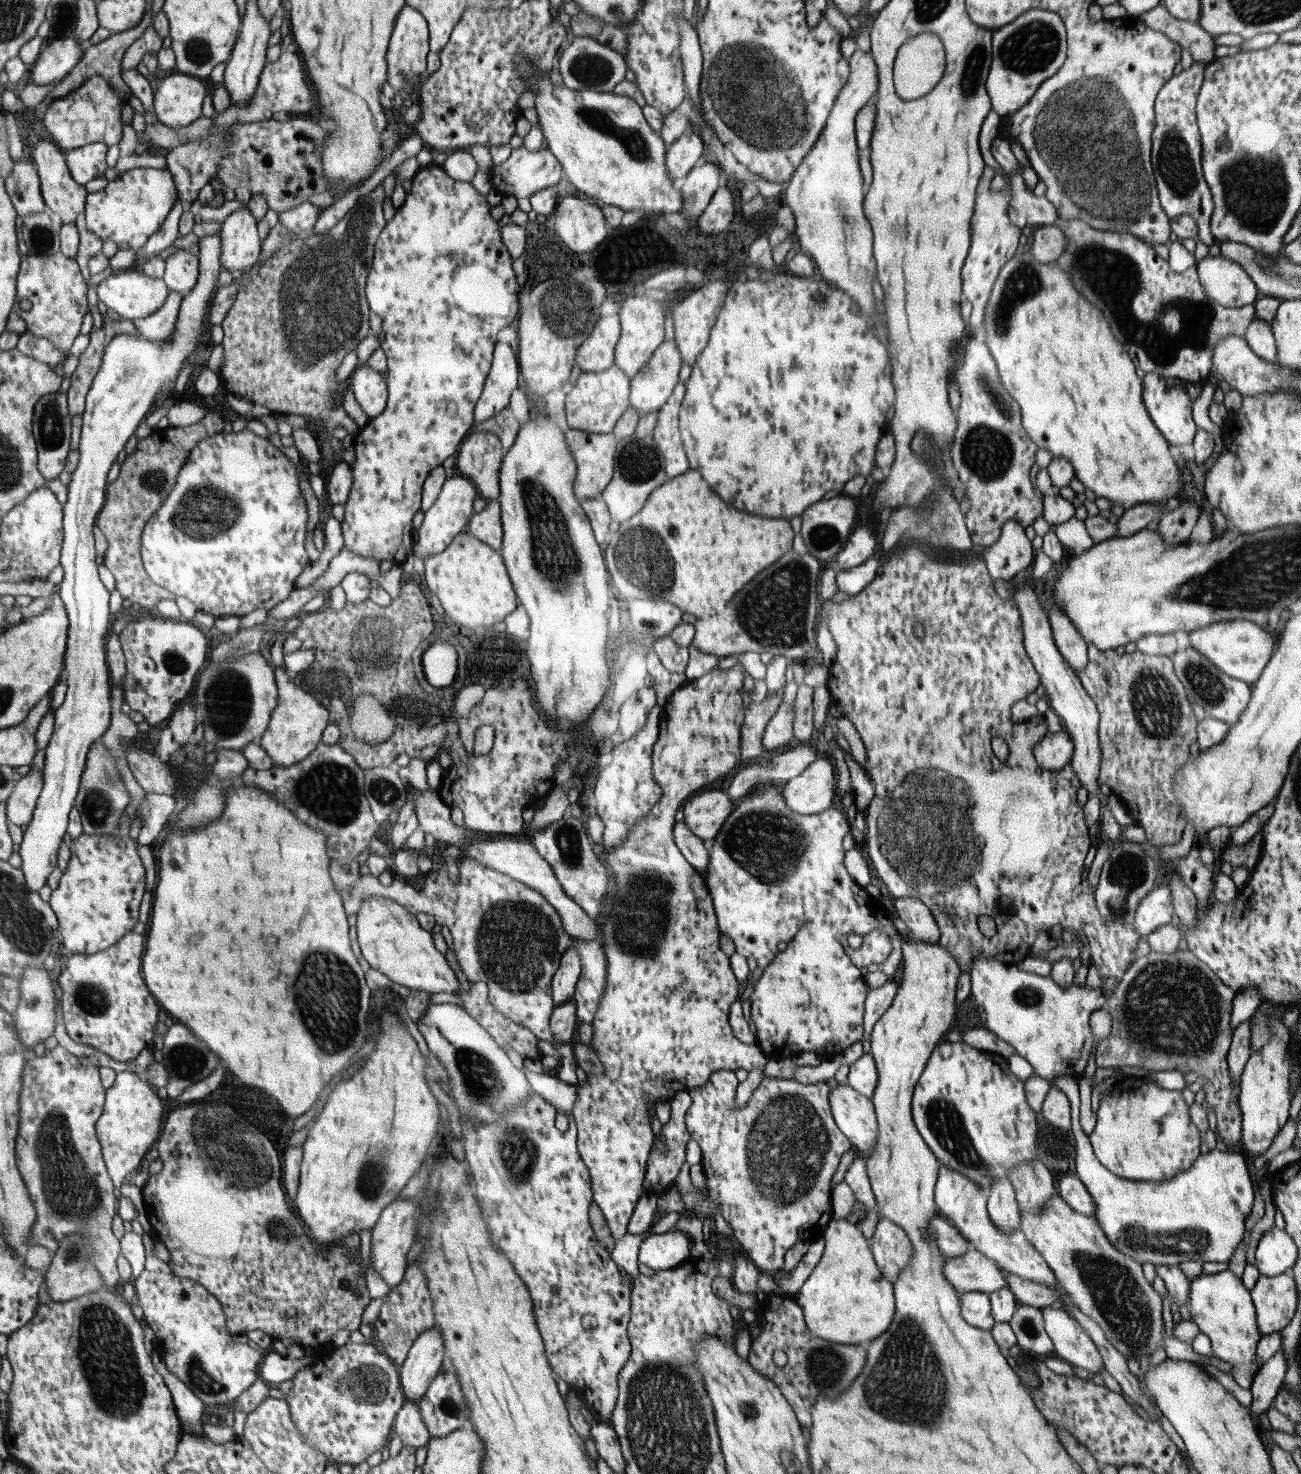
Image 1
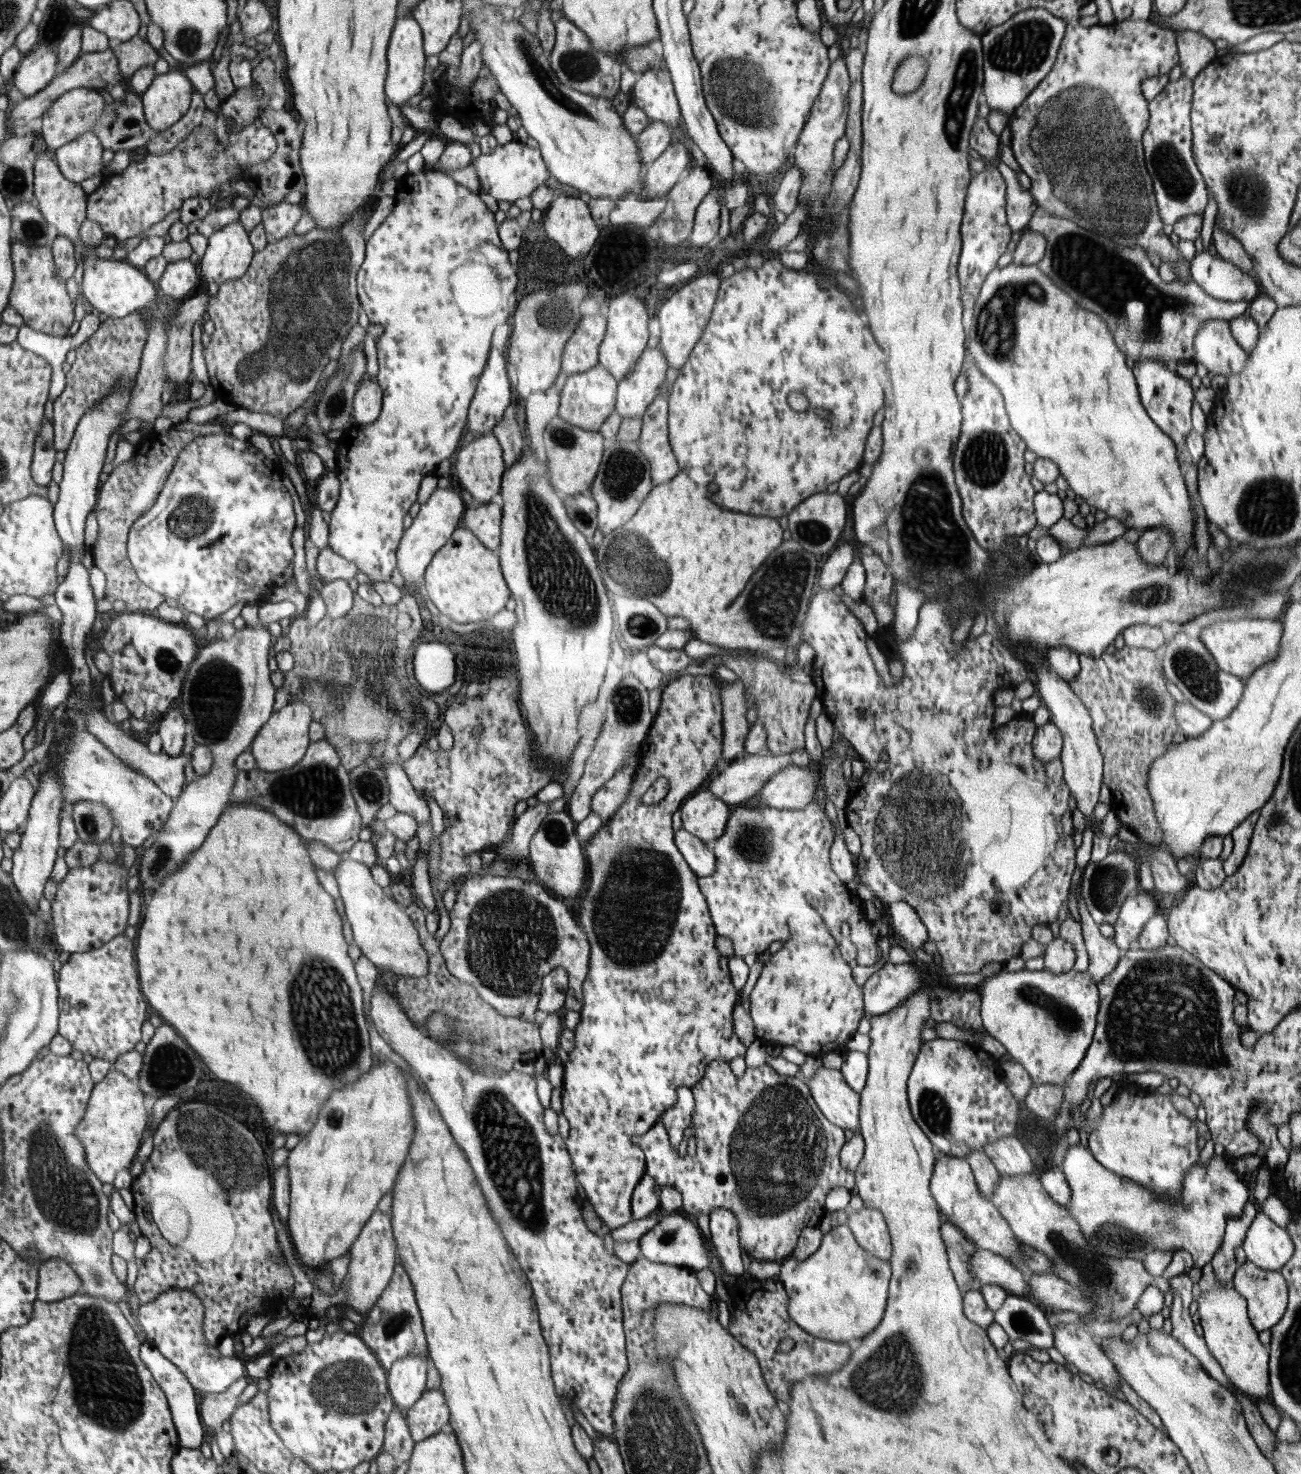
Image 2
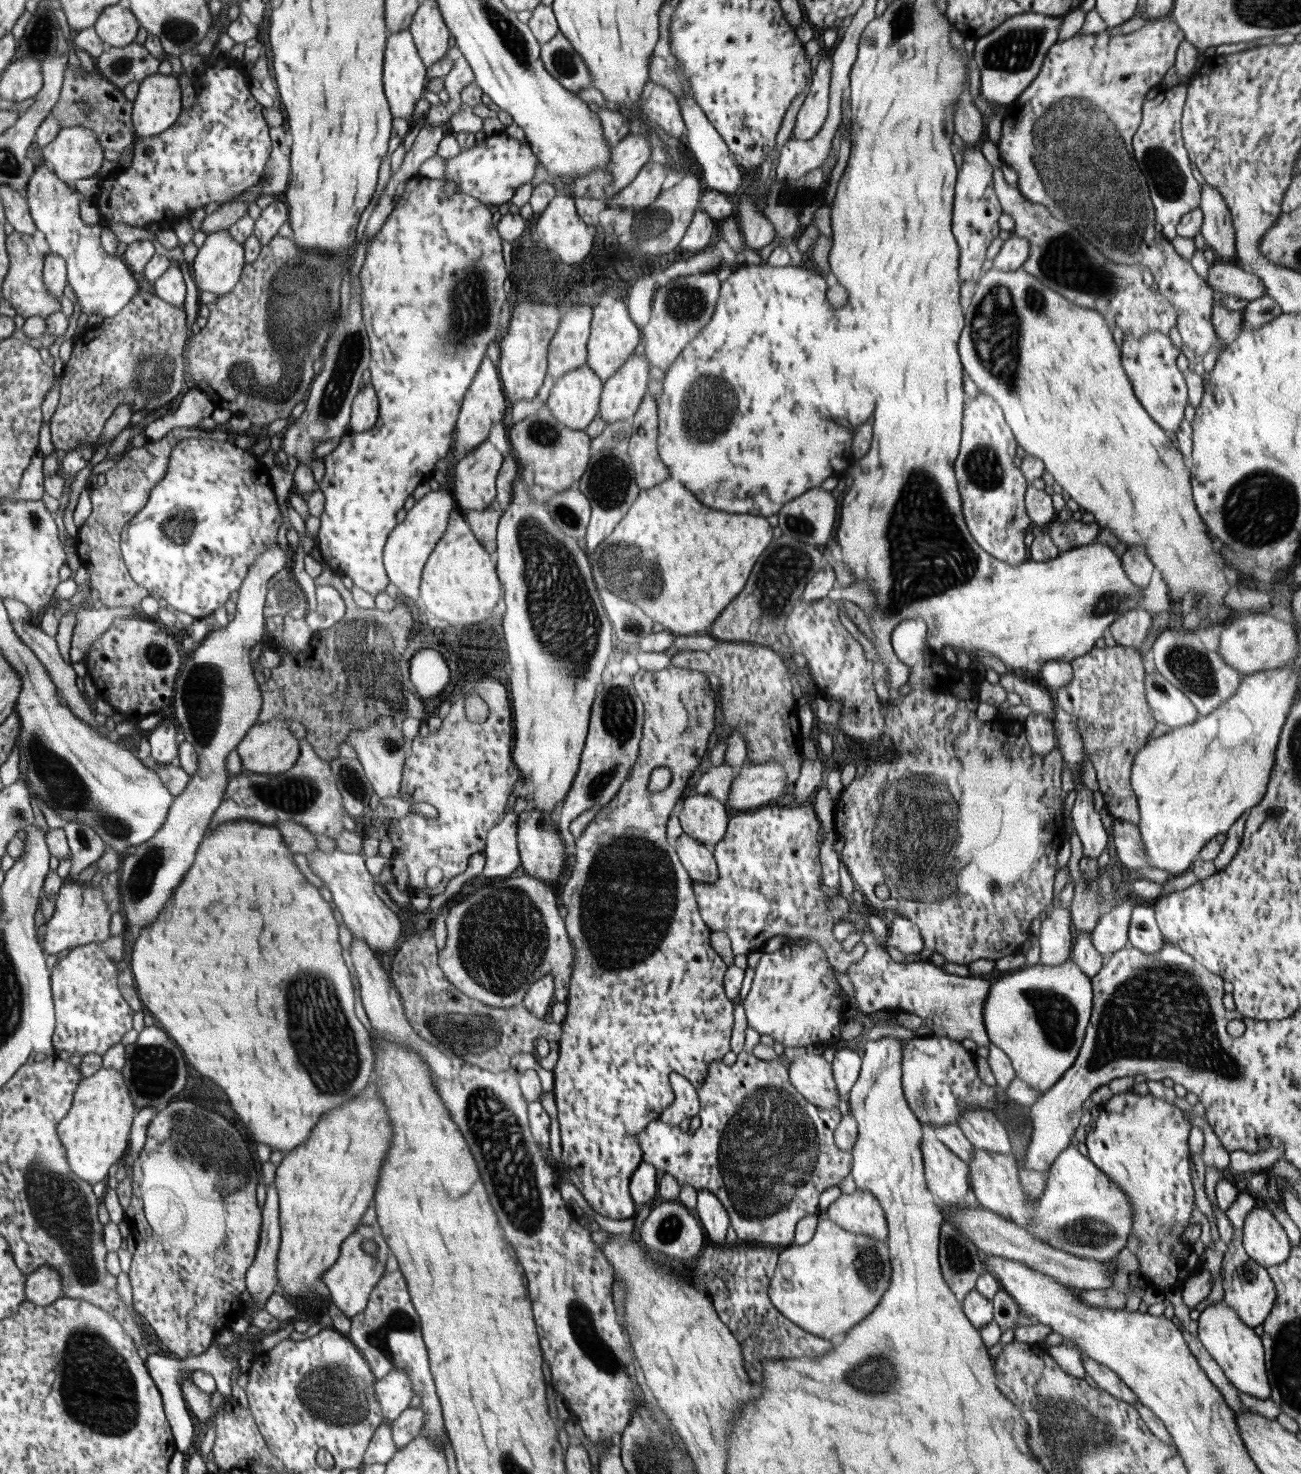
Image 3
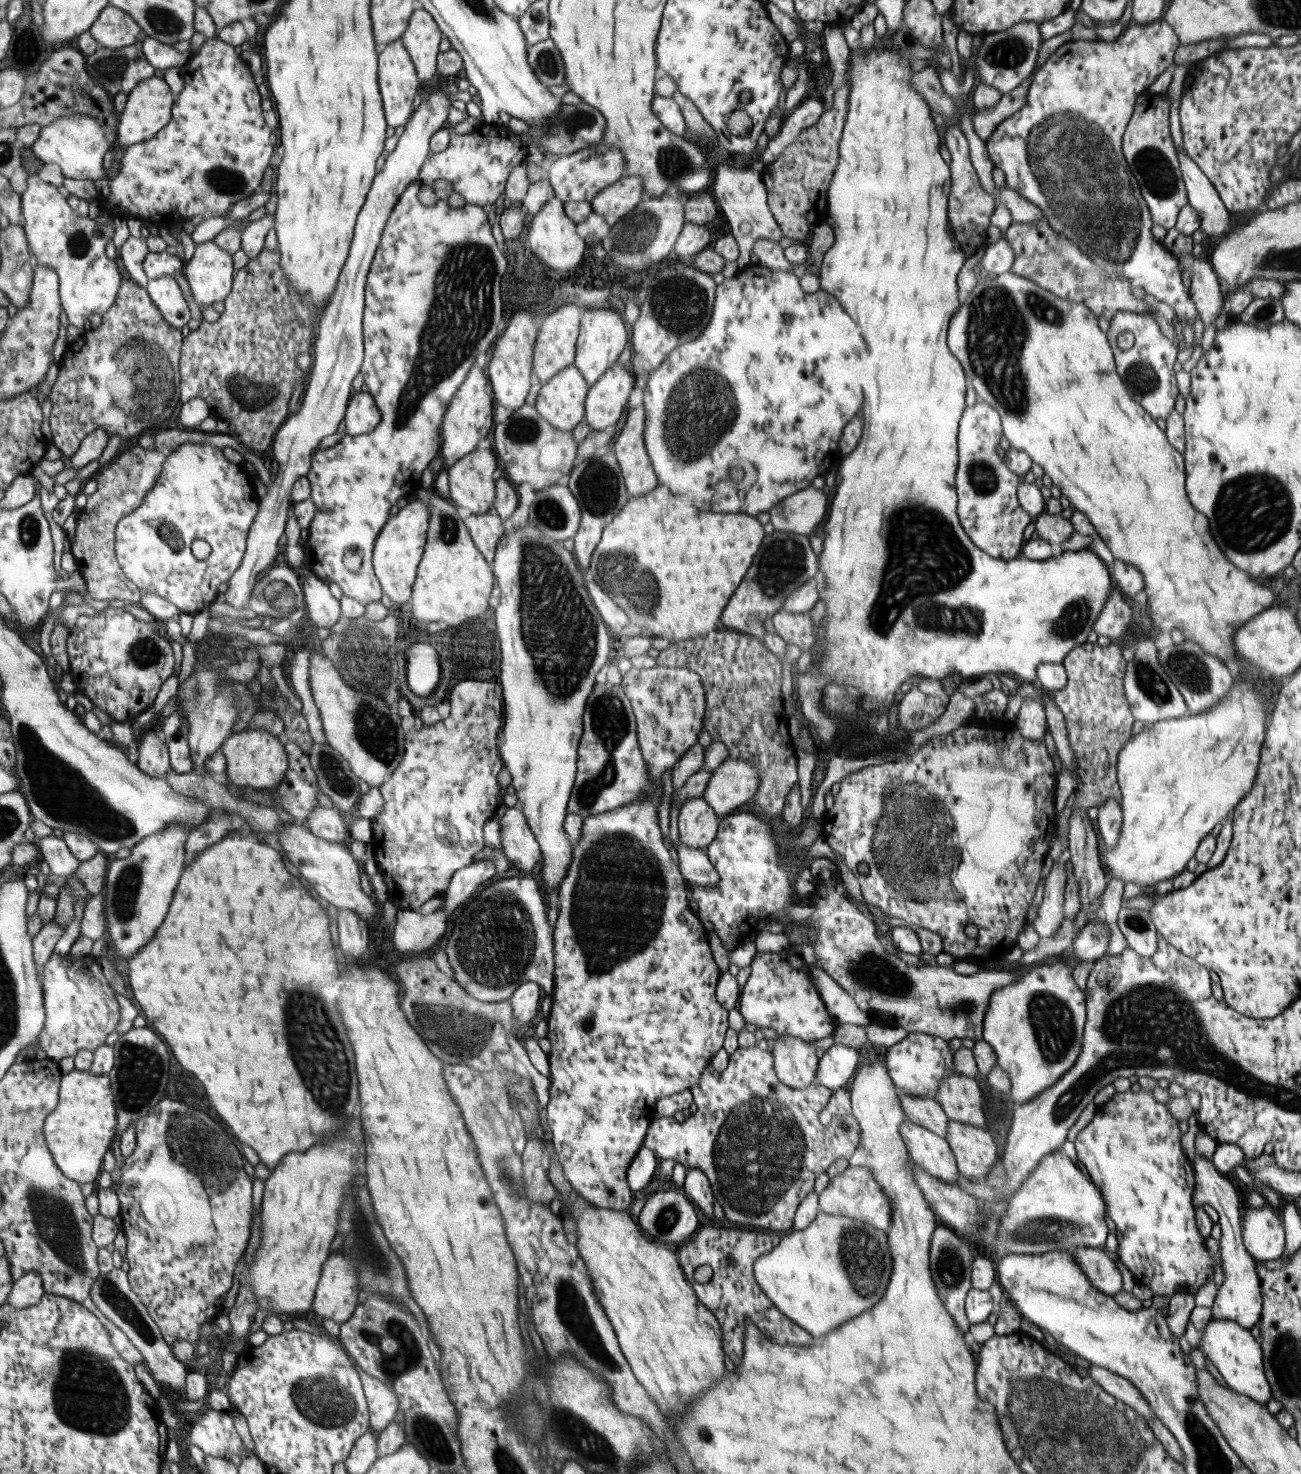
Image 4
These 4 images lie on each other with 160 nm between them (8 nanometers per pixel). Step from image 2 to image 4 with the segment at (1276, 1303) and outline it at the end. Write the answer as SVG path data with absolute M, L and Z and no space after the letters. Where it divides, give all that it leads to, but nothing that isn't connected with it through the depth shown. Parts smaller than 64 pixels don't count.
M1196 1154L1193 1162L1195 1170L1195 1189L1193 1205L1204 1206L1211 1204L1219 1214L1218 1223L1221 1226L1221 1239L1219 1240L1219 1253L1224 1270L1224 1283L1218 1289L1216 1300L1212 1308L1211 1320L1232 1320L1238 1326L1252 1329L1259 1321L1262 1310L1262 1294L1260 1294L1260 1280L1256 1274L1256 1261L1245 1249L1240 1218L1240 1198L1232 1182L1223 1175L1205 1156Z

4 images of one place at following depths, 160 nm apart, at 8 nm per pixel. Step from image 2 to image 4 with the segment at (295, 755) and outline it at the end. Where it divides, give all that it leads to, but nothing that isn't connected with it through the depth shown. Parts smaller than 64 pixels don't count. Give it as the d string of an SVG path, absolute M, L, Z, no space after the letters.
M245 729L232 734L221 747L227 760L227 782L252 790L272 790L276 788L289 767L289 754L278 737L264 729Z

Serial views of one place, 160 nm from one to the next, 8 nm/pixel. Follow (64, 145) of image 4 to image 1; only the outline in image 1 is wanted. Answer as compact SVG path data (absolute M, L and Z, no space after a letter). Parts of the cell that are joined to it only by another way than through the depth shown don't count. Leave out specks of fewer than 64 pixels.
M104 142L68 149L67 161L74 179L80 184L86 184L104 177L106 150L108 146Z

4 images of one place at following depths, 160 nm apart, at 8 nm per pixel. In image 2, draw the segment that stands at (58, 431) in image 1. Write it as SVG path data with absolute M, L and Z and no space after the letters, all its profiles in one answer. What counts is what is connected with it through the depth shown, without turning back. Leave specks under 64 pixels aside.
M44 417L31 462L31 475L38 486L46 487L53 480L53 466L56 464L57 452L54 422Z

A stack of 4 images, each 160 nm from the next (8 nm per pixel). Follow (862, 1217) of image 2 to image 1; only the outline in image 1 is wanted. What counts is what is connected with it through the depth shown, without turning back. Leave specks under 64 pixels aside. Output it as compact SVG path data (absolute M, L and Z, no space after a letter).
M882 1216L869 1242L874 1262L884 1278L893 1286L912 1259L912 1241L900 1226Z

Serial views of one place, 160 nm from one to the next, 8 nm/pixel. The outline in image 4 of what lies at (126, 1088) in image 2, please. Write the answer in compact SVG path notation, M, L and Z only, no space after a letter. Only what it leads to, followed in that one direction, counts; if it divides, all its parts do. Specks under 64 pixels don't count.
M73 1070L61 1078L60 1103L47 1116L43 1132L55 1163L64 1174L79 1184L96 1183L102 1158L116 1136L116 1096L109 1073L92 1074Z

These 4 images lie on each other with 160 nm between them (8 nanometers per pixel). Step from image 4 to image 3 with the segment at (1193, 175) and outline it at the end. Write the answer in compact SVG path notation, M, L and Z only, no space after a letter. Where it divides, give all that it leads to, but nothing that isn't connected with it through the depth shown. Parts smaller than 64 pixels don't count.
M1208 183L1201 186L1201 203L1203 212L1201 231L1205 242L1216 254L1225 258L1237 256L1235 247L1235 228L1233 220L1222 195Z

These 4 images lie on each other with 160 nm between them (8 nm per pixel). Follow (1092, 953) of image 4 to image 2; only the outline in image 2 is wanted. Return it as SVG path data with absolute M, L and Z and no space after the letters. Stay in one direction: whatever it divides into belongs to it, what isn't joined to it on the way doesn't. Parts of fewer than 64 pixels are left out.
M1140 890L1136 894L1126 897L1120 909L1120 915L1114 926L1112 940L1123 954L1130 948L1130 944L1139 938L1144 925L1152 919L1156 912L1156 898L1148 891Z

